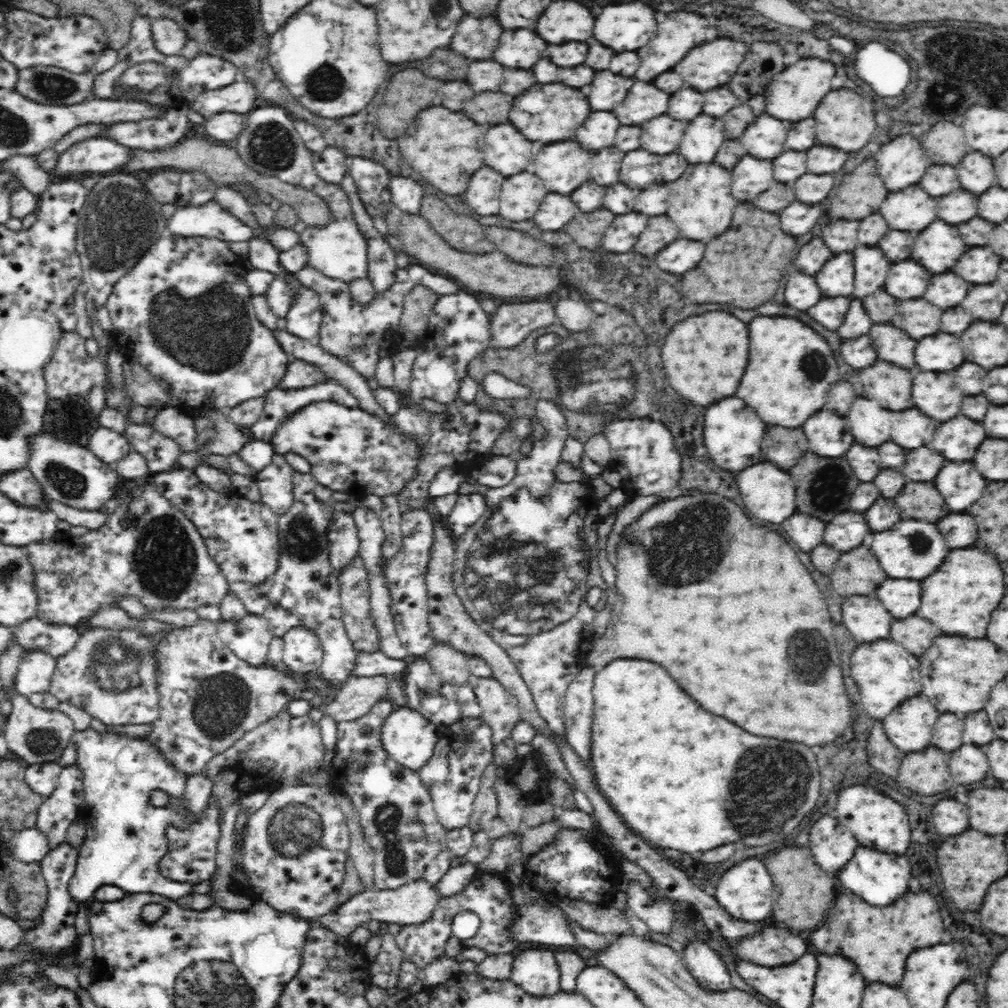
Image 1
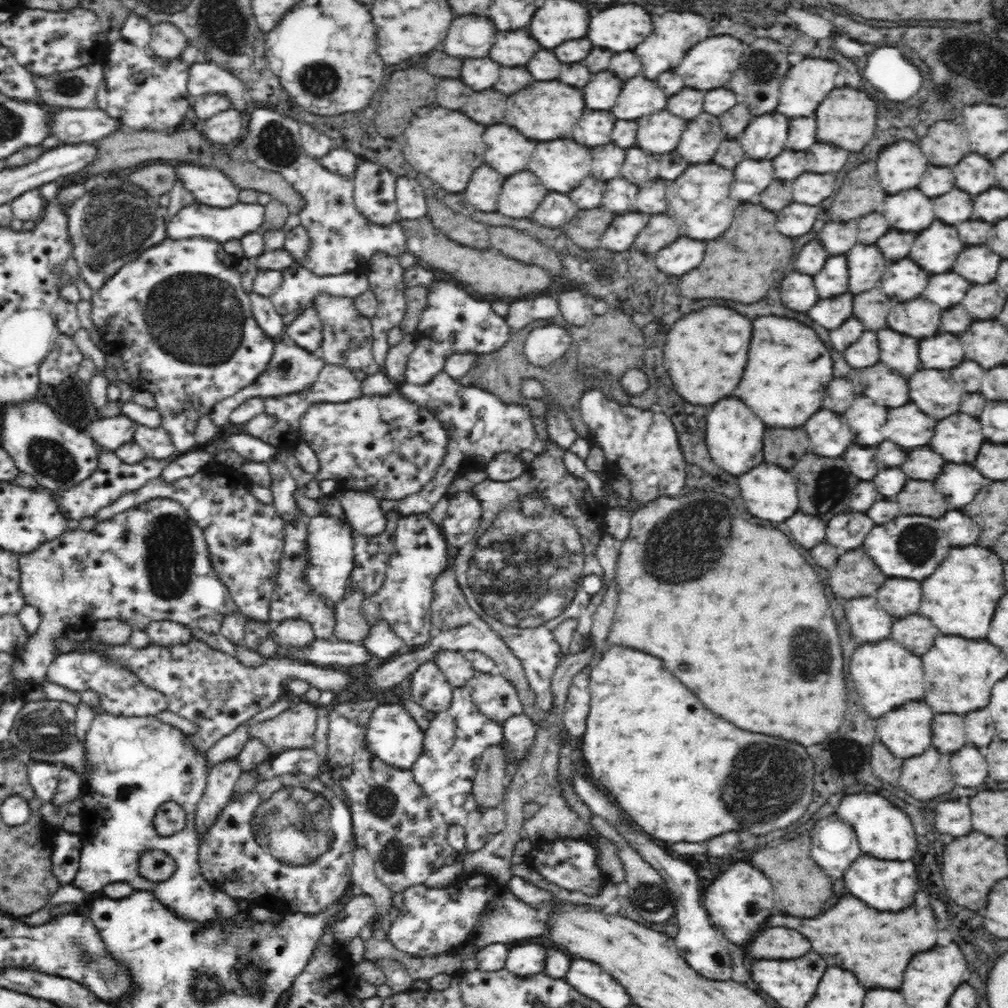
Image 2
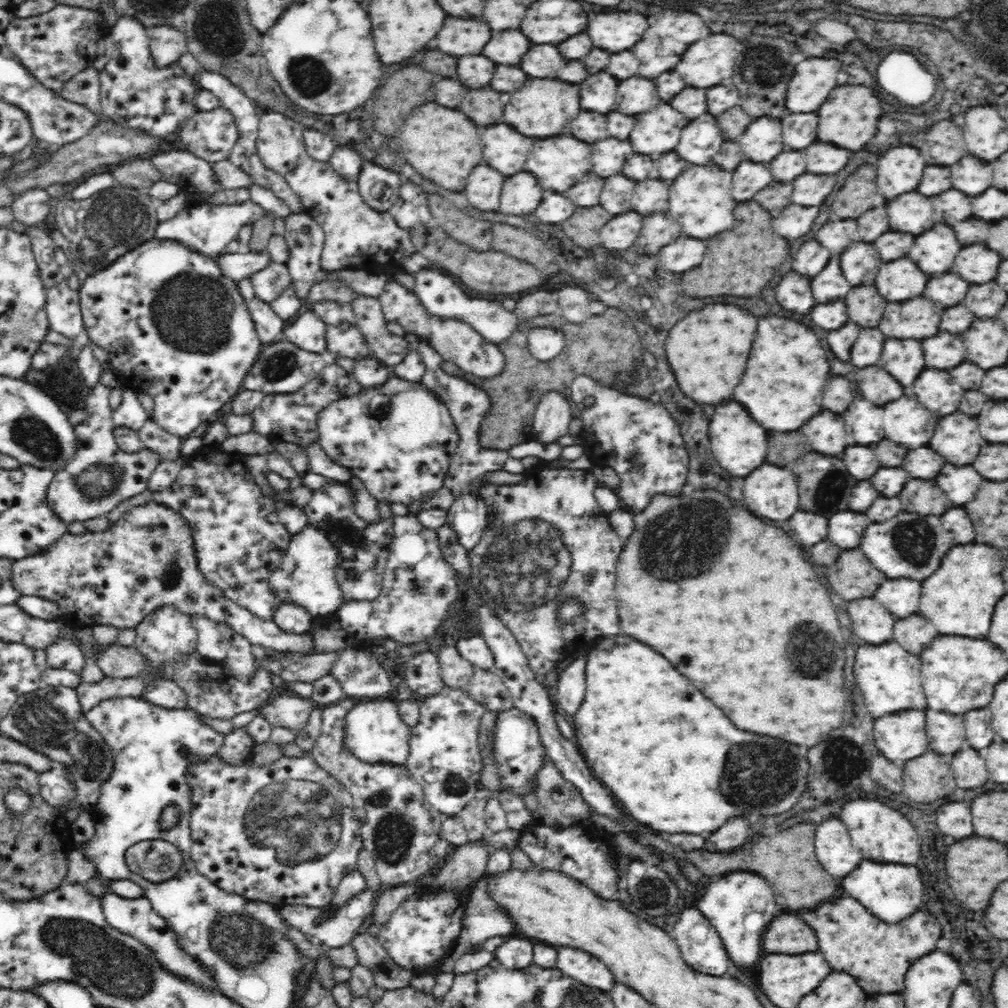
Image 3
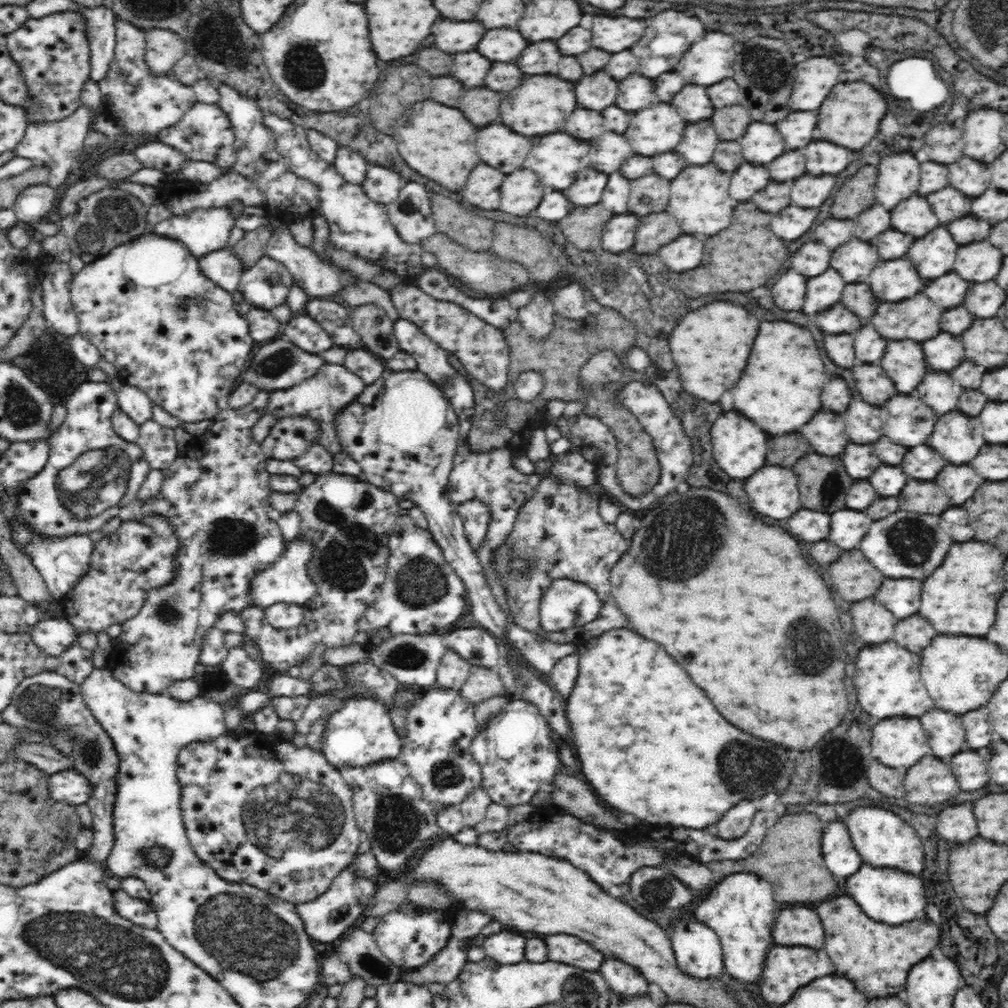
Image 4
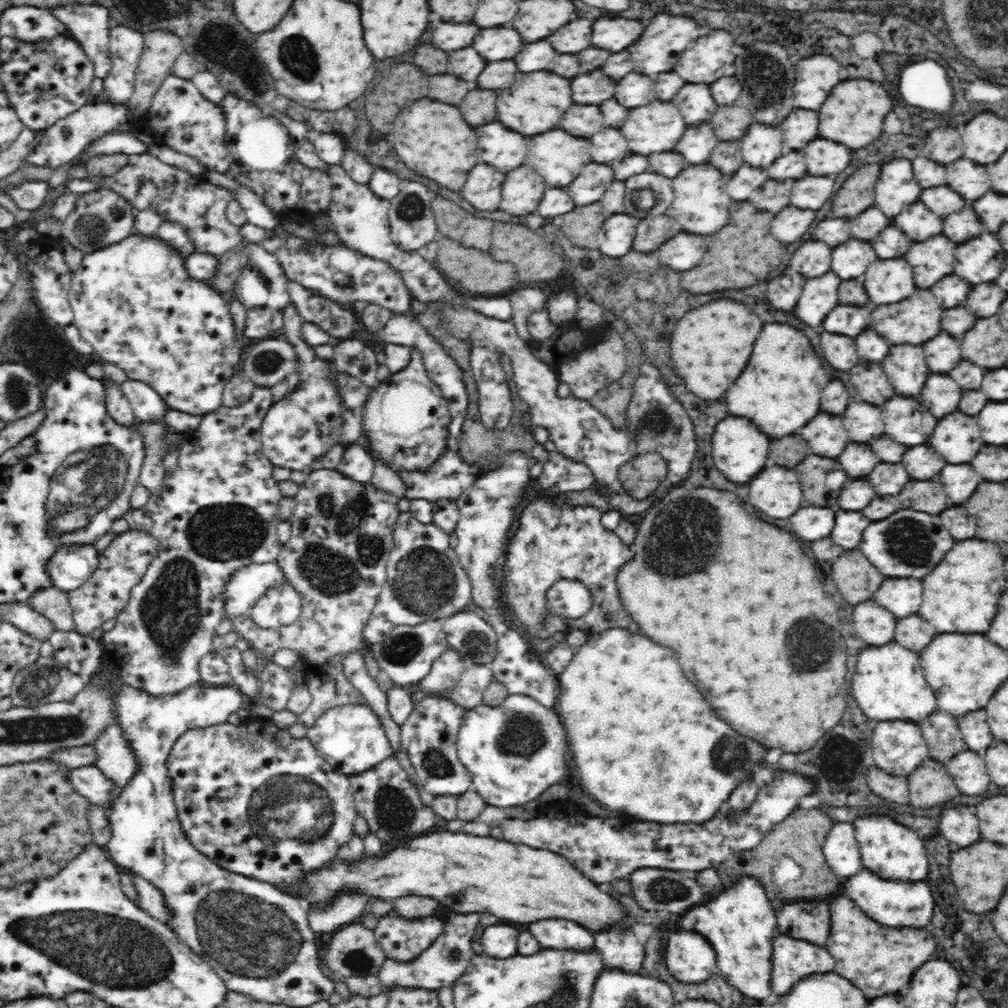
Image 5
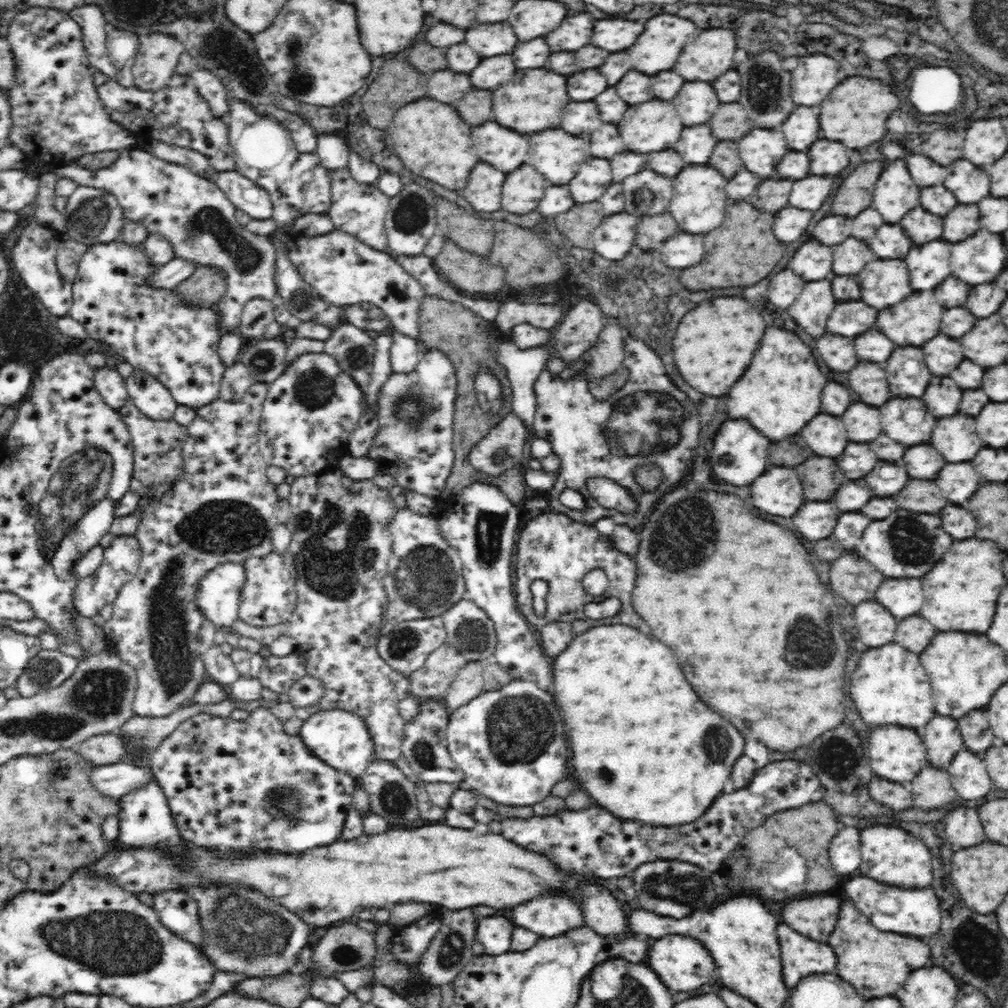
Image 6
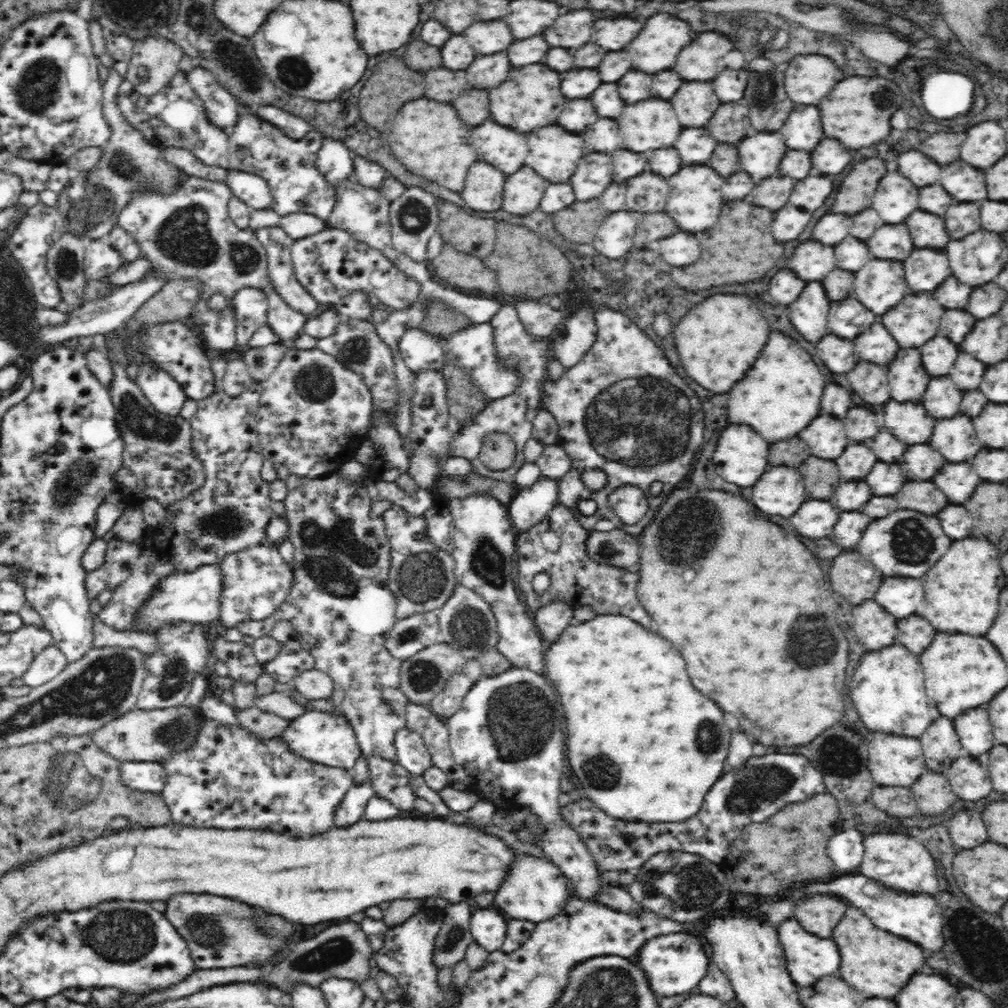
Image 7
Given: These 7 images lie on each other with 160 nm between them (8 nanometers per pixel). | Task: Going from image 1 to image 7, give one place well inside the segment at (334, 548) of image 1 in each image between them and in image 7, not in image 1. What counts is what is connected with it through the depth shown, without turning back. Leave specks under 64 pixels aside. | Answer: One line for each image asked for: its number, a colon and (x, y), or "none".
2: (330, 545)
3: (307, 574)
4: (287, 580)
5: (247, 584)
6: (218, 595)
7: (194, 597)

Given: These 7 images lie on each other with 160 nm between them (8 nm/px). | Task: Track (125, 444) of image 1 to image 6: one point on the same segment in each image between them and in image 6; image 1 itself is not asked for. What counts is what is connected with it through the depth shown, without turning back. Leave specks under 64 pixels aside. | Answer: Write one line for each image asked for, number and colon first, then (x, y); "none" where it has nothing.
2: (108, 434)
3: (130, 414)
4: (131, 400)
5: (147, 405)
6: (153, 399)

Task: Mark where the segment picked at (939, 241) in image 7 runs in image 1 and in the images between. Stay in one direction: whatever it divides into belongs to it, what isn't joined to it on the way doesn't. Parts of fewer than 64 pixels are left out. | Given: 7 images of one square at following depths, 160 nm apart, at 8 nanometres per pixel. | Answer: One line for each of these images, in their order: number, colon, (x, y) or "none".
1: (912, 209)
2: (912, 211)
3: (912, 212)
4: (915, 217)
5: (918, 223)
6: (922, 227)

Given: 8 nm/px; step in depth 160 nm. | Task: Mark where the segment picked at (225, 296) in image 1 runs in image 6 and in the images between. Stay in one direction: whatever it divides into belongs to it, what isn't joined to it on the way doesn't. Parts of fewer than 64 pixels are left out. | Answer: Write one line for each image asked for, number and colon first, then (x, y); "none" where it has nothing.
2: (178, 316)
3: (176, 328)
4: (147, 306)
5: (134, 301)
6: (156, 330)

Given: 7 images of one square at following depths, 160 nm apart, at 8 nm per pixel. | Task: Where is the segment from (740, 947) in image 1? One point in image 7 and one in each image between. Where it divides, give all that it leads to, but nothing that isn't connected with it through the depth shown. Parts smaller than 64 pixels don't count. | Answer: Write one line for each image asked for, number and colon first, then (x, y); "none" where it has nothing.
2: (775, 942)
3: (787, 934)
4: (798, 927)
5: (806, 921)
6: (815, 918)
7: (821, 915)

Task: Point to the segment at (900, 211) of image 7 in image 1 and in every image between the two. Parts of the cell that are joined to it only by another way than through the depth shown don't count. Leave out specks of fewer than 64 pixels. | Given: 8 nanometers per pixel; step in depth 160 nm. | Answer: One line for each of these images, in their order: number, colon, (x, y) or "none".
1: (902, 162)
2: (901, 166)
3: (900, 169)
4: (898, 175)
5: (897, 187)
6: (895, 194)

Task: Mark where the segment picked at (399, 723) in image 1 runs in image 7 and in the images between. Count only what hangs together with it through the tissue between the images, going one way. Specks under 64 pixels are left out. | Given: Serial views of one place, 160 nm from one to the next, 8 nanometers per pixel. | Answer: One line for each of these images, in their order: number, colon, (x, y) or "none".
2: (392, 735)
3: (374, 732)
4: (361, 733)
5: (351, 738)
6: (338, 737)
7: (328, 738)

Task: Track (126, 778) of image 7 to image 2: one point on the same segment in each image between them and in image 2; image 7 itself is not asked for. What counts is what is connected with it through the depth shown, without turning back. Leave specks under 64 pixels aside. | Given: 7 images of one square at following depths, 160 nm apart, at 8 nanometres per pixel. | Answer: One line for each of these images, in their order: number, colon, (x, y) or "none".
2: (43, 776)
3: (55, 789)
4: (69, 786)
5: (88, 781)
6: (115, 780)

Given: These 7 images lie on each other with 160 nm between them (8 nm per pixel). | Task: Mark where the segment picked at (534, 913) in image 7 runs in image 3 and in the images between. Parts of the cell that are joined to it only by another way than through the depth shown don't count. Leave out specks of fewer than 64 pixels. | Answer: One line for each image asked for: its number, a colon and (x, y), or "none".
3: (575, 963)
4: (571, 950)
5: (552, 934)
6: (547, 917)

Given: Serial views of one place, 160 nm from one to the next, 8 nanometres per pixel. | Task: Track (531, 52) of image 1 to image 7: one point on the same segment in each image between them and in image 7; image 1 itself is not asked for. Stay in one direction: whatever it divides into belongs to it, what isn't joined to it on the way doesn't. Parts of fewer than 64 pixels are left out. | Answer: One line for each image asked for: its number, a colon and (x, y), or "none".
2: (515, 48)
3: (507, 47)
4: (502, 45)
5: (493, 44)
6: (488, 40)
7: (485, 37)

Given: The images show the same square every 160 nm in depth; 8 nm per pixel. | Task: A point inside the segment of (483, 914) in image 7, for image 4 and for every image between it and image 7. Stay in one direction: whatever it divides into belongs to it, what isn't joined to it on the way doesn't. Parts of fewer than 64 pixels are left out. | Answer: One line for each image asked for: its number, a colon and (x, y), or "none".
4: (506, 948)
5: (500, 942)
6: (495, 933)

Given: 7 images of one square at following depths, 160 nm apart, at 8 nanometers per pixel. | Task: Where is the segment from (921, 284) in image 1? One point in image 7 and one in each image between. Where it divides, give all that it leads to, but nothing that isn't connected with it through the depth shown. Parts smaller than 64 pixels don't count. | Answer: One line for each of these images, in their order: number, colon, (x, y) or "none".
2: (904, 280)
3: (900, 280)
4: (895, 280)
5: (886, 281)
6: (883, 283)
7: (879, 286)

